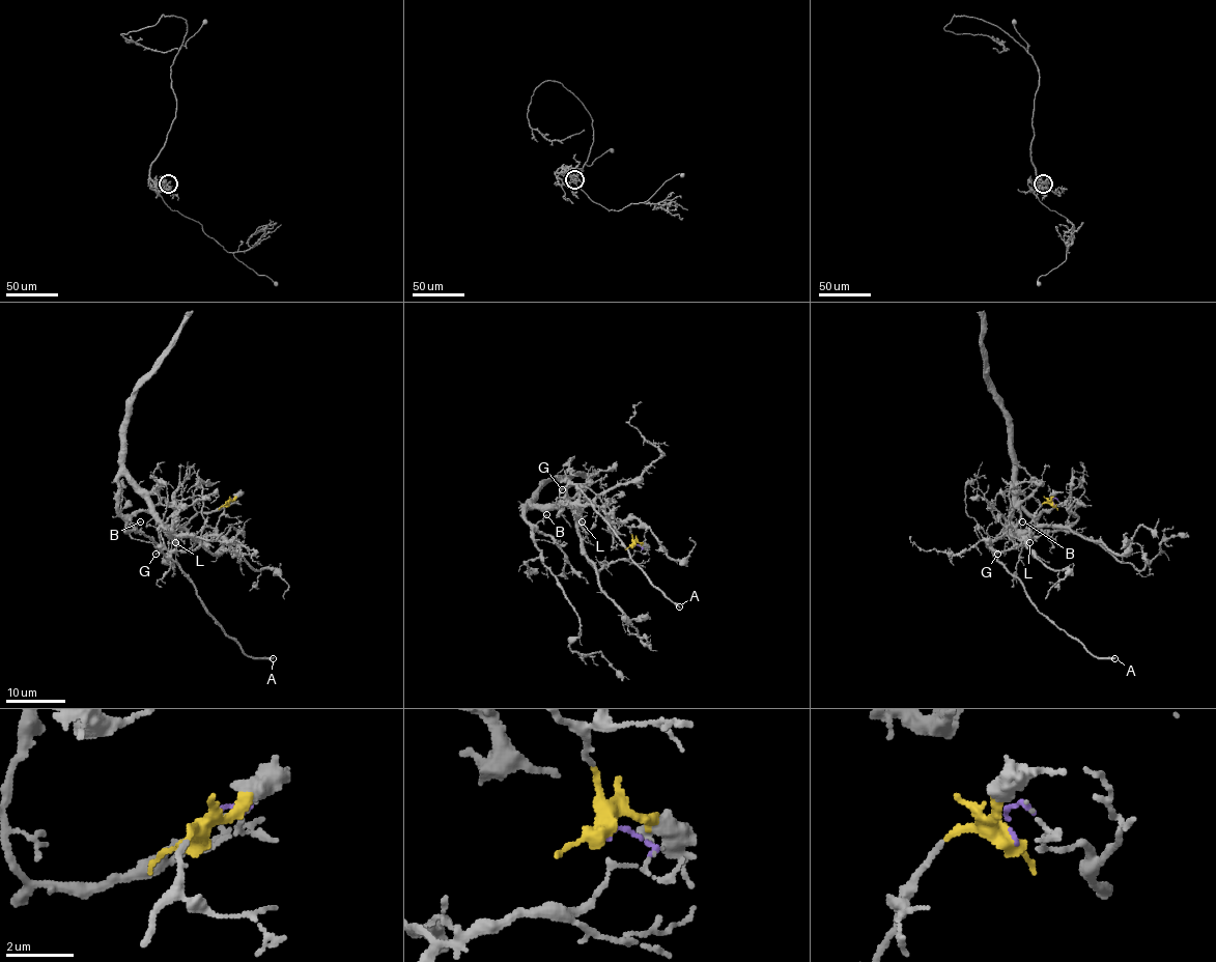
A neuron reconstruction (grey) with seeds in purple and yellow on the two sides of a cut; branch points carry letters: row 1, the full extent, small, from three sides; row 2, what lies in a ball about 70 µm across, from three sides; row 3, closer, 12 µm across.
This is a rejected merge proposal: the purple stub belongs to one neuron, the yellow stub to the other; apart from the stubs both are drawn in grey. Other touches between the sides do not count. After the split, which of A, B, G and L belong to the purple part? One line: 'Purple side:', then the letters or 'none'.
Purple side: B, L

